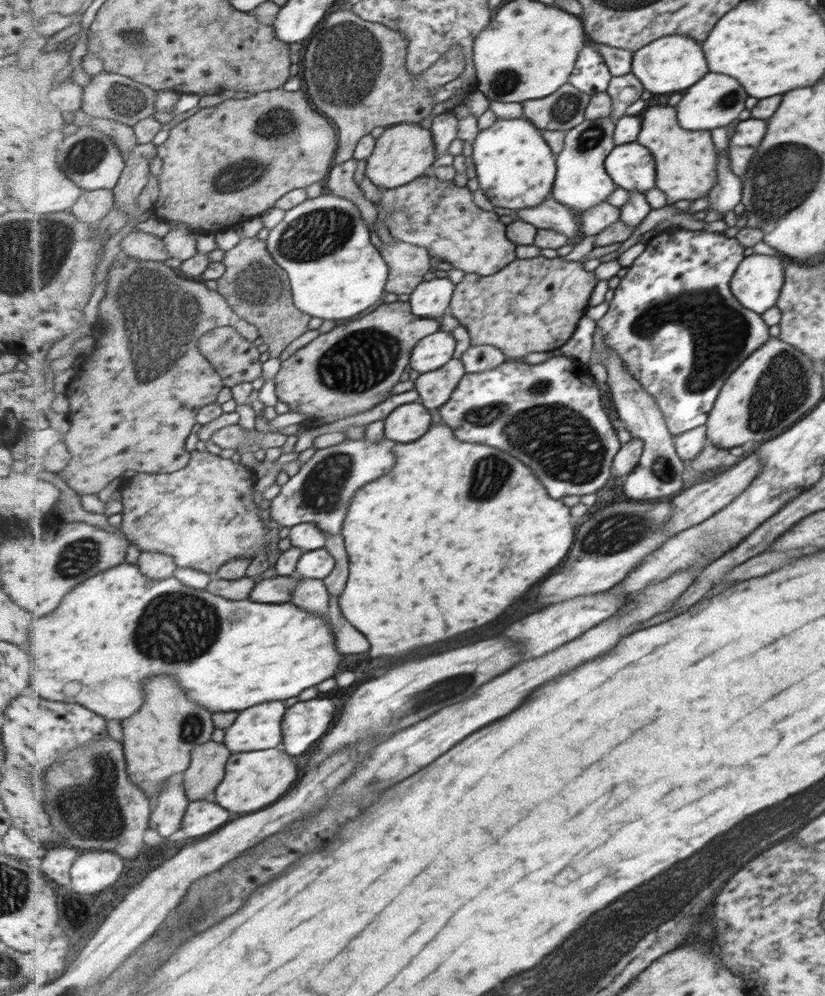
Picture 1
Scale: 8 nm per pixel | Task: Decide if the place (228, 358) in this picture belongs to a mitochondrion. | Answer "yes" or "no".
no

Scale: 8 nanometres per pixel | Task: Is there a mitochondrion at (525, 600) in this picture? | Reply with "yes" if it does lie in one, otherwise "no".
no

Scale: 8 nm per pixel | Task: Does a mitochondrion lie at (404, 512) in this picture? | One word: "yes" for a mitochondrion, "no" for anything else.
no

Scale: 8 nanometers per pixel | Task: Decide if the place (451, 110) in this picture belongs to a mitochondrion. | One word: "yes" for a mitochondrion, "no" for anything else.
no

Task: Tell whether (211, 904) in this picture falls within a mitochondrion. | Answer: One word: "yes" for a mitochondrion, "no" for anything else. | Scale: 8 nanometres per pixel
yes

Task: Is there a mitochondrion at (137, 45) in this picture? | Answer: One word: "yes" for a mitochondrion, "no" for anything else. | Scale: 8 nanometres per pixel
yes

